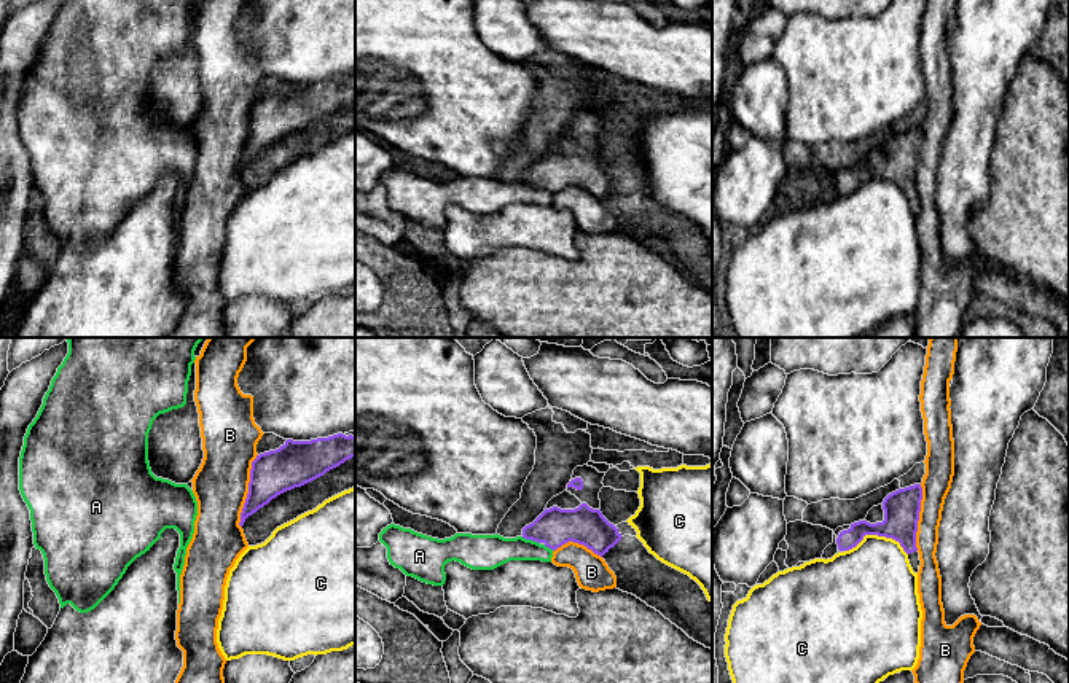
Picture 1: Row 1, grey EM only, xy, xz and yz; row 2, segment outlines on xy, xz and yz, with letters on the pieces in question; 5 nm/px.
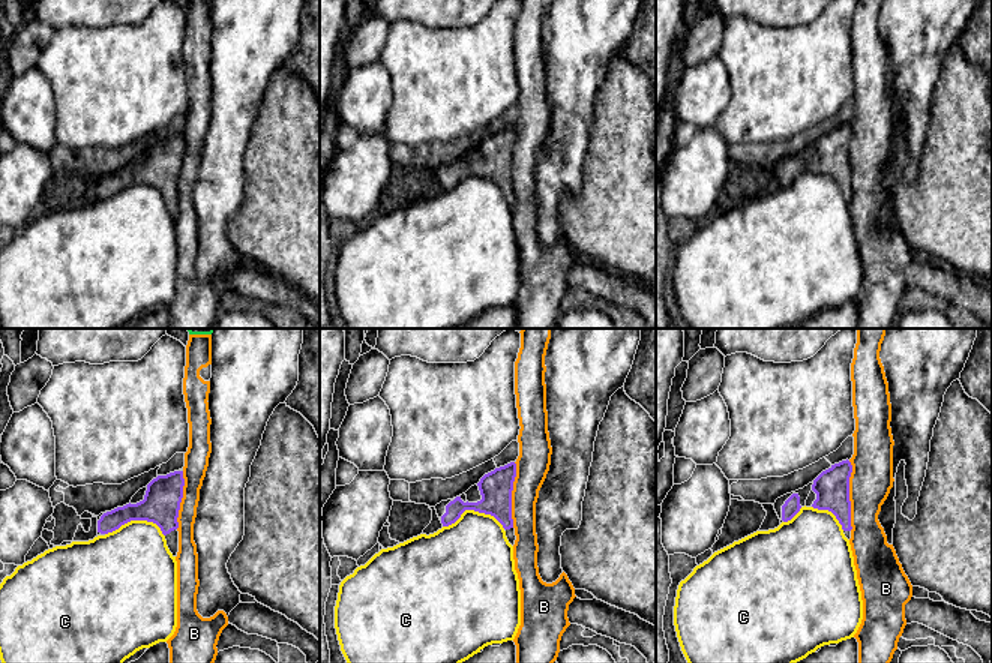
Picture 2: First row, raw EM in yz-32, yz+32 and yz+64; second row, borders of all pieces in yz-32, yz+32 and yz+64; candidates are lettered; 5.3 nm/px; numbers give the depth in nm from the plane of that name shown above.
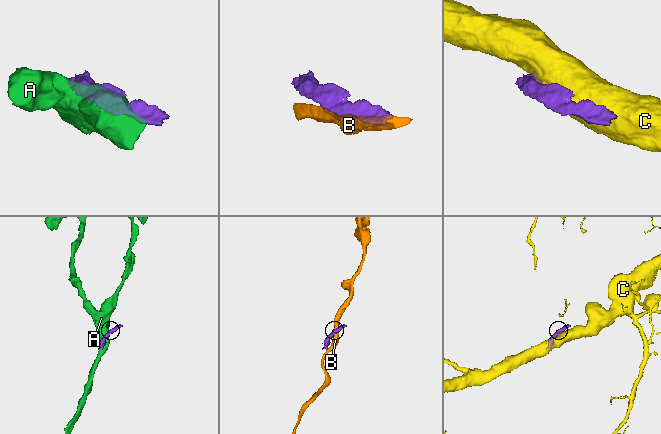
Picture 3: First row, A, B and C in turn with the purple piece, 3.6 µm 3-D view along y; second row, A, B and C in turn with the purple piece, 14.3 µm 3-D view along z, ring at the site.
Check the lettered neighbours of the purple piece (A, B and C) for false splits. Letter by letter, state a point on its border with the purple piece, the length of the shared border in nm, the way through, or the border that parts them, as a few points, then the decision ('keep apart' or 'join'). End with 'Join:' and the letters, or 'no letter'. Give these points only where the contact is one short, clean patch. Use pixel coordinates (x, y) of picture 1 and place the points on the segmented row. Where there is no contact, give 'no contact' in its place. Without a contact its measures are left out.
A: contact xz (531, 538); length 100 nm; keep apart
B: contact xy (249, 491); length 380 nm; keep apart
C: contact yz (878, 535); length 320 nm; keep apart
Join: no letter

